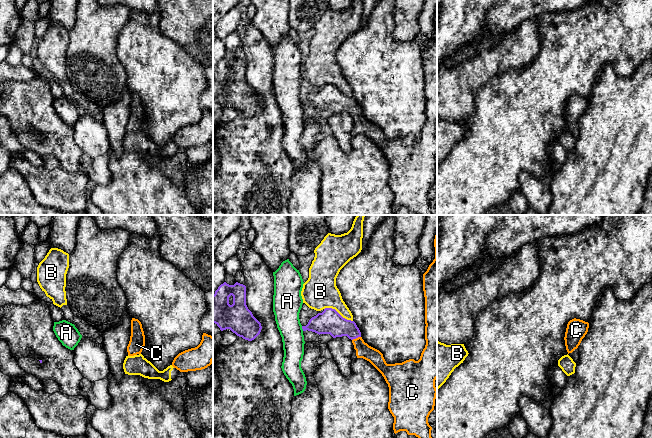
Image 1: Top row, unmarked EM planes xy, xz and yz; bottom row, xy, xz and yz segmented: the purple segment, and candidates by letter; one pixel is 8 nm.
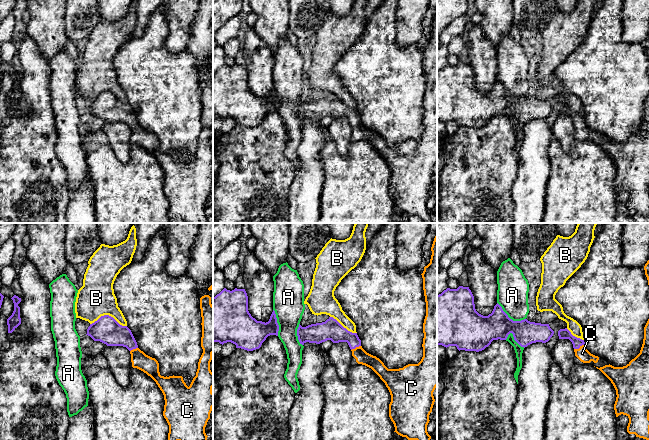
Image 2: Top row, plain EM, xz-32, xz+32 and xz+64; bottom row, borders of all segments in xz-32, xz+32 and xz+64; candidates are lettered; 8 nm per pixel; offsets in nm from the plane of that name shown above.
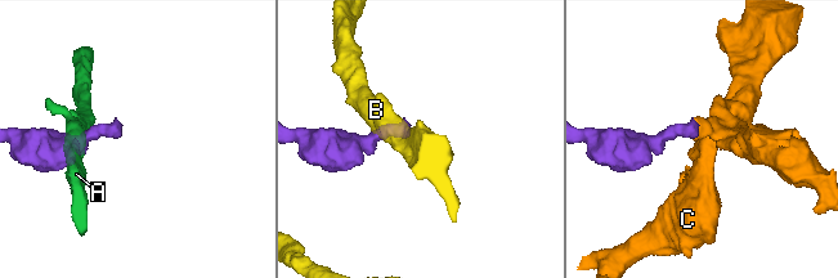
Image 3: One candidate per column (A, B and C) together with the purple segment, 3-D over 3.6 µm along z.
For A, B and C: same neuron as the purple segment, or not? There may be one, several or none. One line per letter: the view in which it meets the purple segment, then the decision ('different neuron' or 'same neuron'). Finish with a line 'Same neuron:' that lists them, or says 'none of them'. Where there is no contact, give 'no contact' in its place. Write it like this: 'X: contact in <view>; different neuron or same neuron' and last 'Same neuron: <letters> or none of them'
A: contact in xz; different neuron
B: contact in xz; different neuron
C: contact in xz; different neuron
Same neuron: none of them

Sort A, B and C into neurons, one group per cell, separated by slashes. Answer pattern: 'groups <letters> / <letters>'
groups A / B / C

